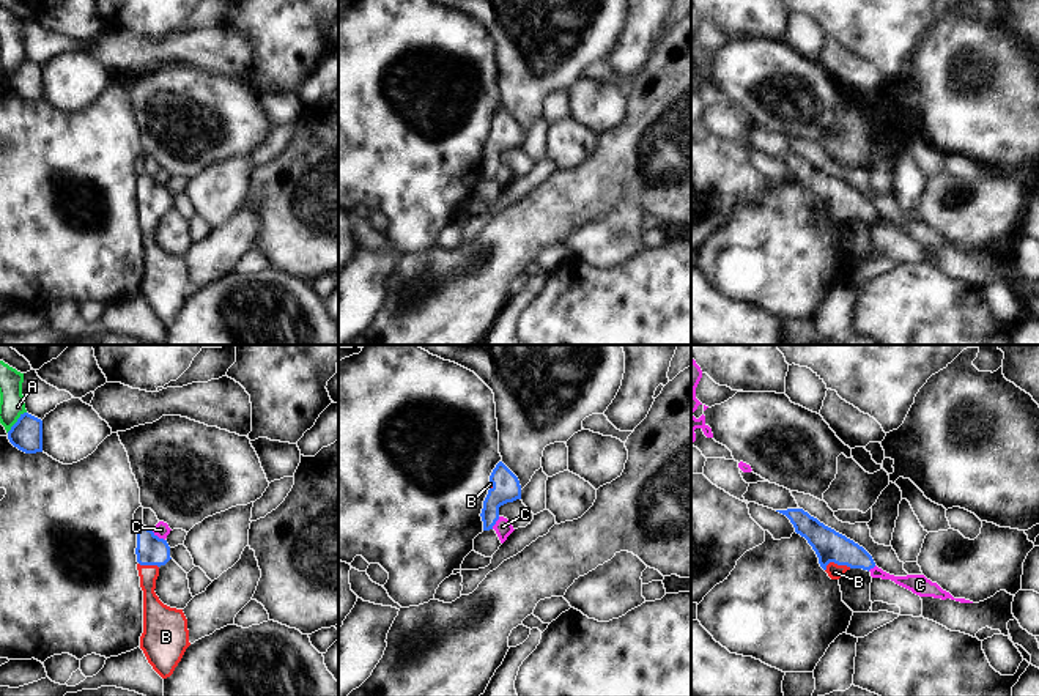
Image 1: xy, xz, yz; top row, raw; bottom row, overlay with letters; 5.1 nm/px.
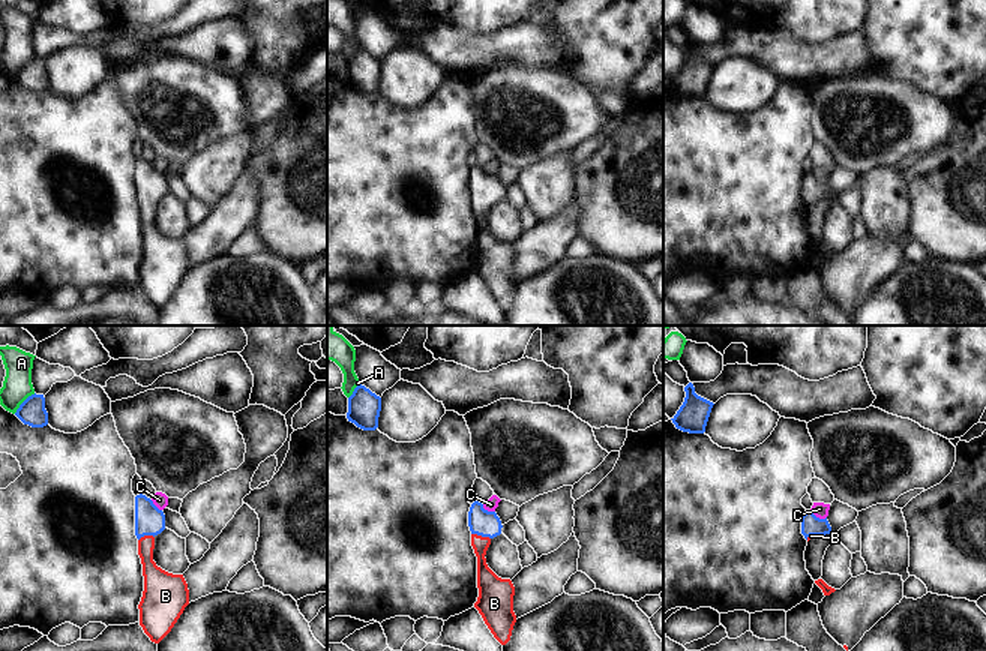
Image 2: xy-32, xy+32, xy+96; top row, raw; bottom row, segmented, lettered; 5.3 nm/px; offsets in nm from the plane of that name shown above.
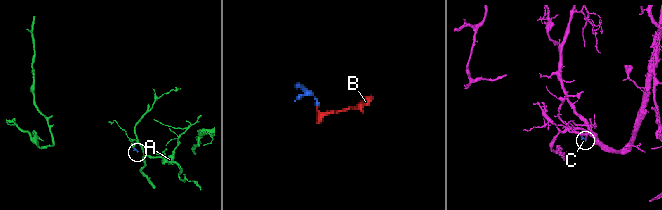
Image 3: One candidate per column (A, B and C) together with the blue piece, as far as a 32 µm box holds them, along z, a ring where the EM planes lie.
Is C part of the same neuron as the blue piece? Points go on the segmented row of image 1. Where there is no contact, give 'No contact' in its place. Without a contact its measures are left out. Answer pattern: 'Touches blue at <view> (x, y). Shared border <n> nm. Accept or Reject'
Touches blue at xy (156, 536). Shared border 90 nm. Reject

